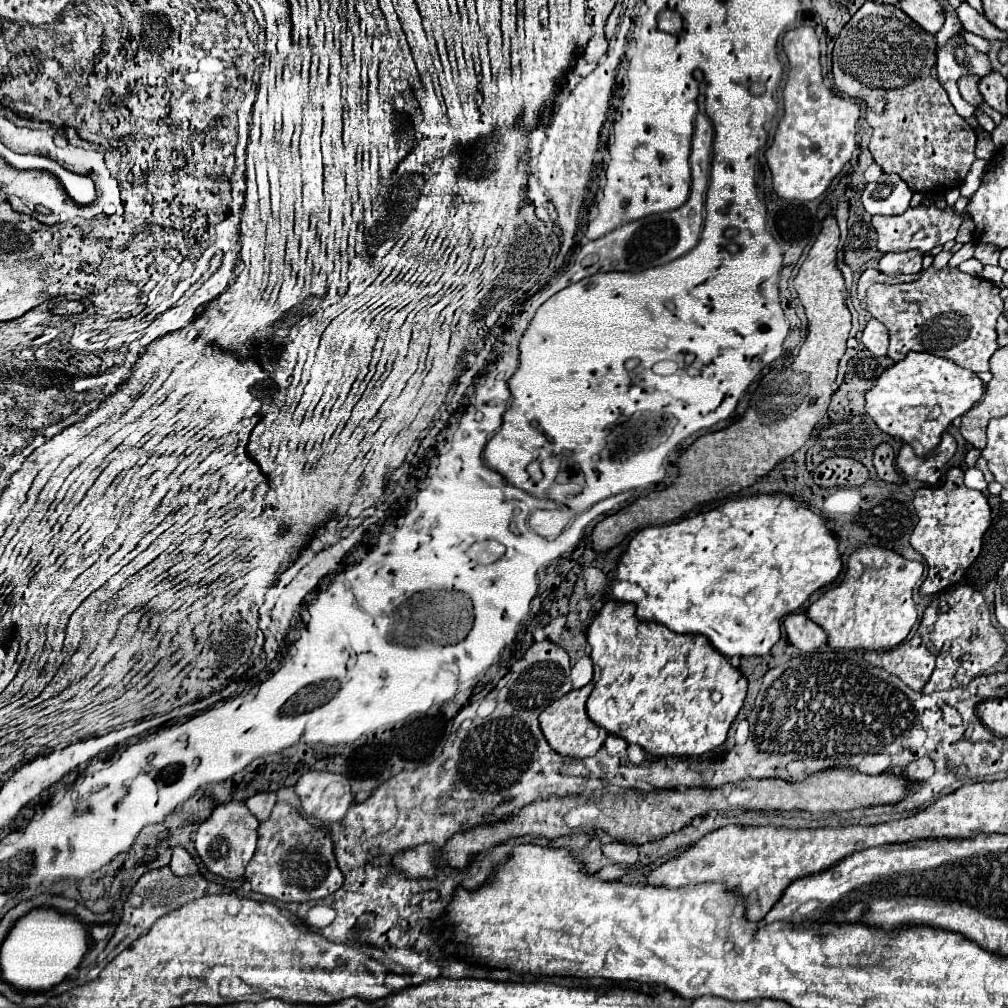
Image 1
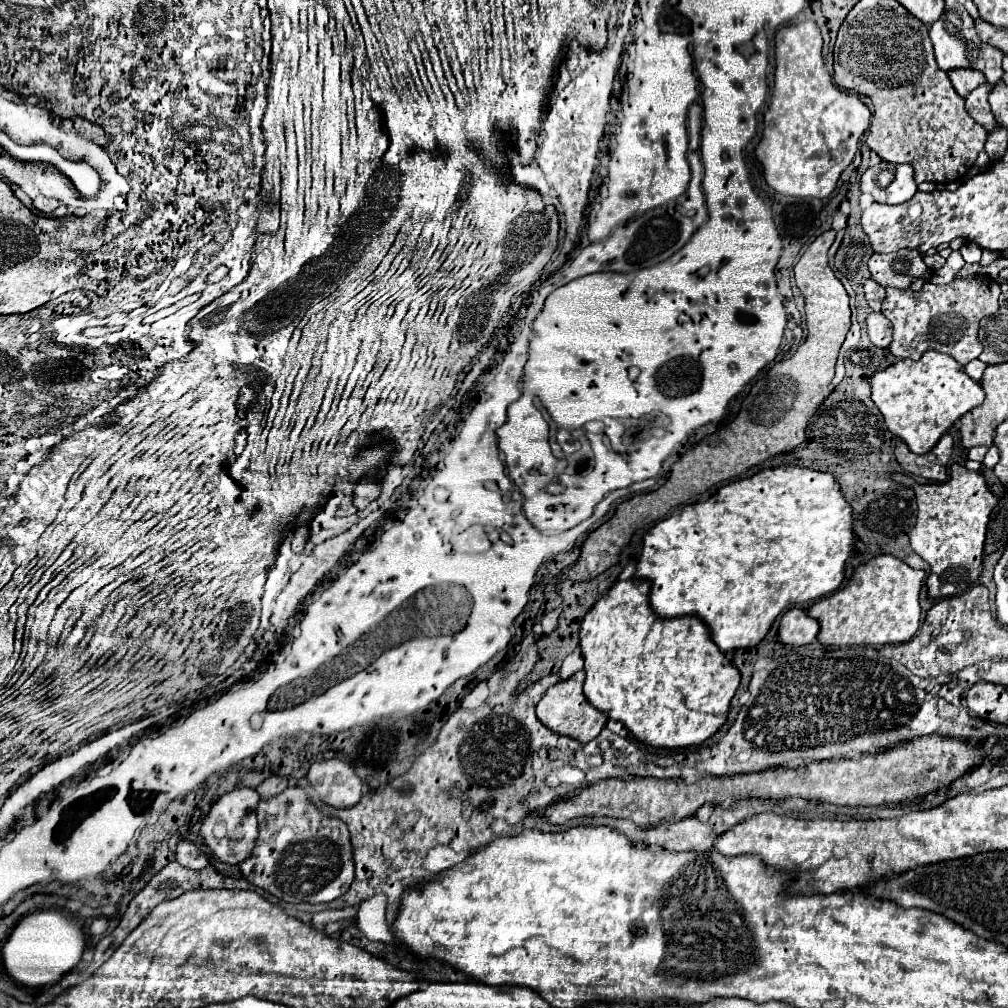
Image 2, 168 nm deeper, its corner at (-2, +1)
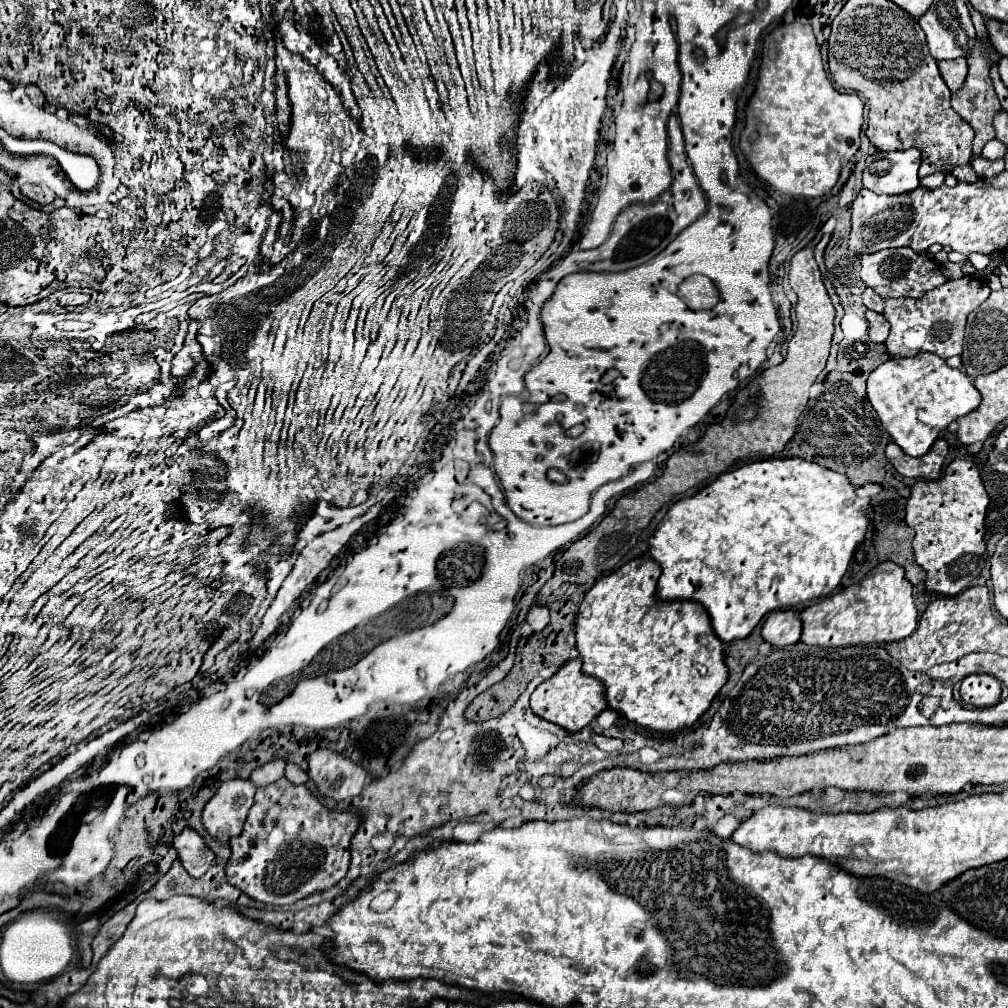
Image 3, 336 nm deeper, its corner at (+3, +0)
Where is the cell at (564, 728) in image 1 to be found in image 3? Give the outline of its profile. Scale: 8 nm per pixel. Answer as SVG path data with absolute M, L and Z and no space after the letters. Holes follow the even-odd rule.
M577 657L577 659L569 659L551 679L543 681L531 693L531 709L535 715L575 733L585 725L589 725L603 709L607 709L607 699L603 697L603 683L597 677L587 677Z

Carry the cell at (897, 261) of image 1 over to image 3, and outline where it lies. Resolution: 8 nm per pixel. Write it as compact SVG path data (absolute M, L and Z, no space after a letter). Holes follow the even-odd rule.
M909 247L883 249L883 251L877 251L877 253L861 255L861 279L867 287L871 287L883 299L889 299L889 297L919 299L927 291L931 291L931 289L935 289L935 287L939 287L947 281L935 261L931 261L923 253L915 253Z

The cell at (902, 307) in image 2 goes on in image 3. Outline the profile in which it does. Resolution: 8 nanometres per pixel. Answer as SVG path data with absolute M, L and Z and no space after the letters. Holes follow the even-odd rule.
M961 277L935 287L921 299L885 299L883 315L891 323L891 333L885 341L887 351L893 357L915 357L921 351L931 351L943 359L961 355L967 315L975 311L989 293L991 289L983 279Z

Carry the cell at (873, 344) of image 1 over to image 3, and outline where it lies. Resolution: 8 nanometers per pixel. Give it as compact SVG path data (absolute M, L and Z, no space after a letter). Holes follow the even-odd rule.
M867 311L867 321L869 321L869 337L873 343L885 343L887 335L889 335L889 323L881 313L875 311Z

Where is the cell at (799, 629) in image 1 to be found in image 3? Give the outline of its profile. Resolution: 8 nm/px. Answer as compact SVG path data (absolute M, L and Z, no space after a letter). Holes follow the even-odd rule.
M793 609L769 613L769 617L763 623L761 637L773 647L793 645L801 637L801 619L795 615Z

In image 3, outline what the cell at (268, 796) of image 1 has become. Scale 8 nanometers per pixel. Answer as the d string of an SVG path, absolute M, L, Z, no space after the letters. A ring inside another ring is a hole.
M277 757L273 761L267 761L265 765L257 767L253 773L251 773L251 781L257 785L257 787L265 787L265 785L271 785L271 781L275 783L277 779L281 779L285 773L285 759Z

